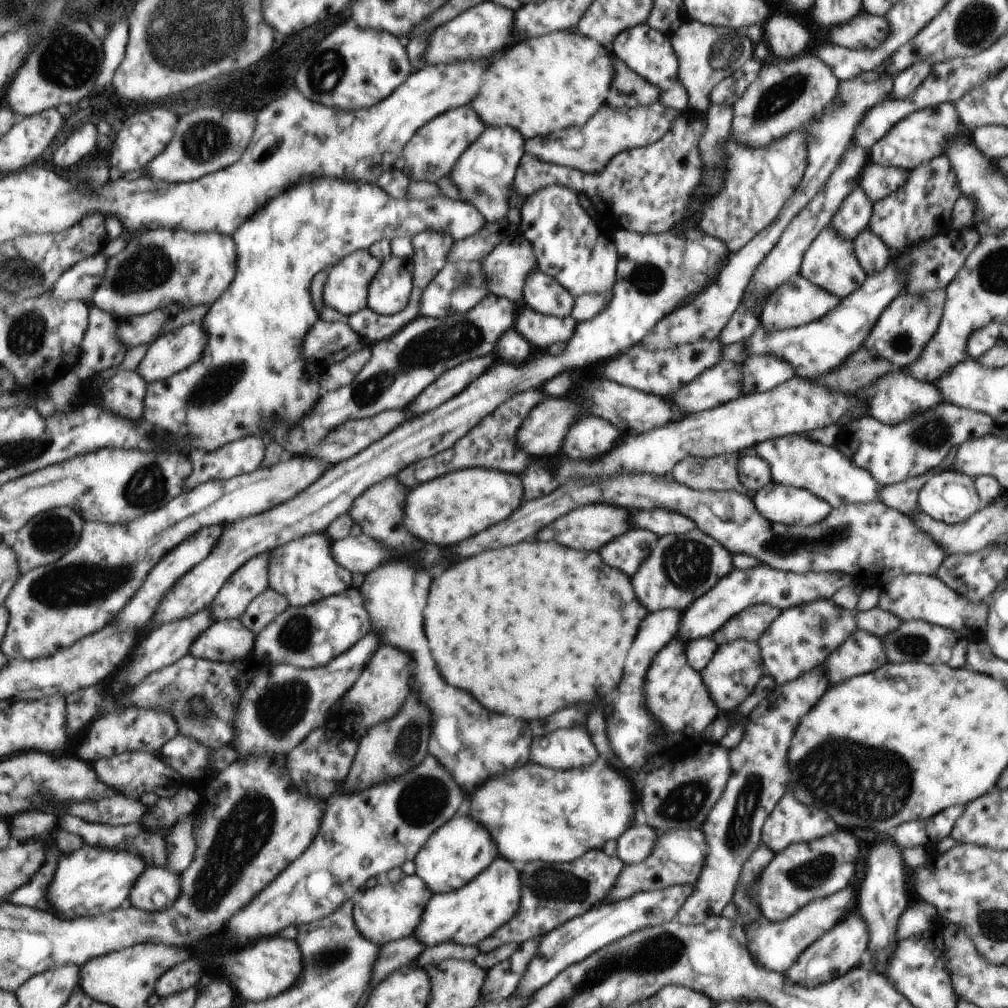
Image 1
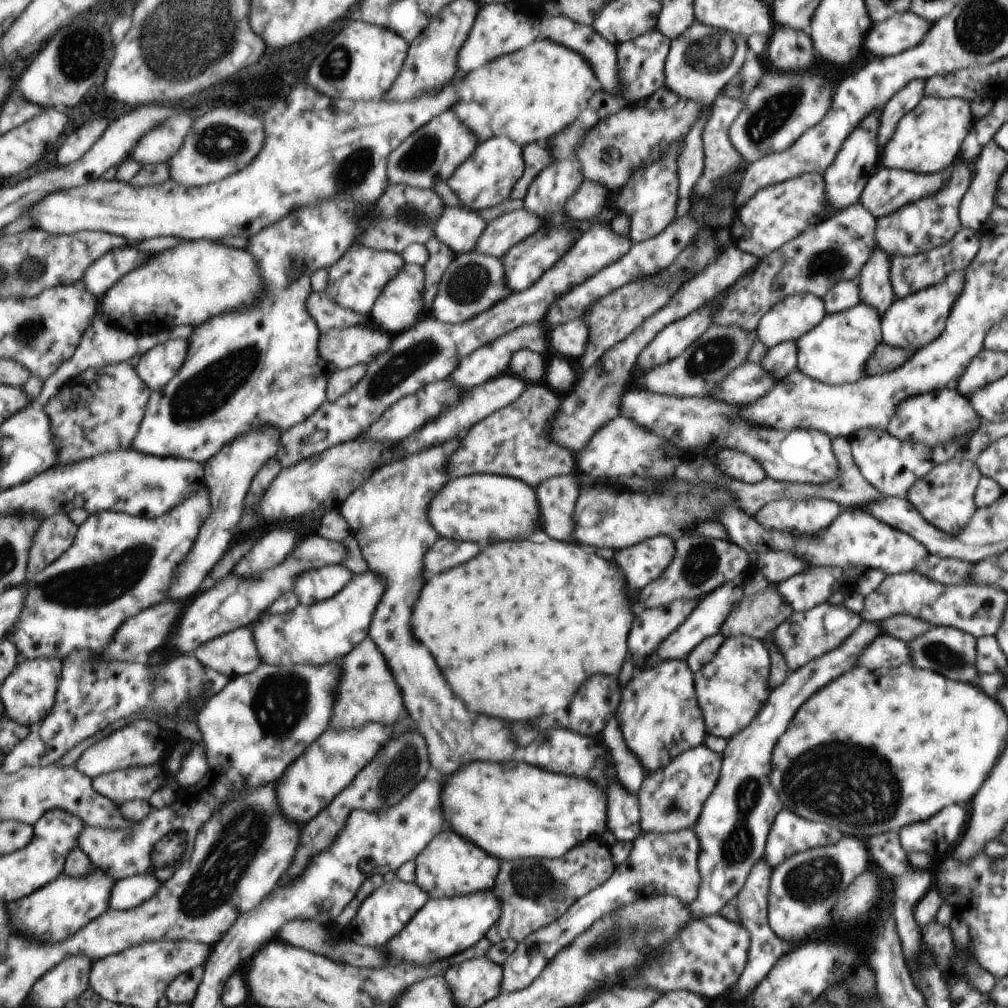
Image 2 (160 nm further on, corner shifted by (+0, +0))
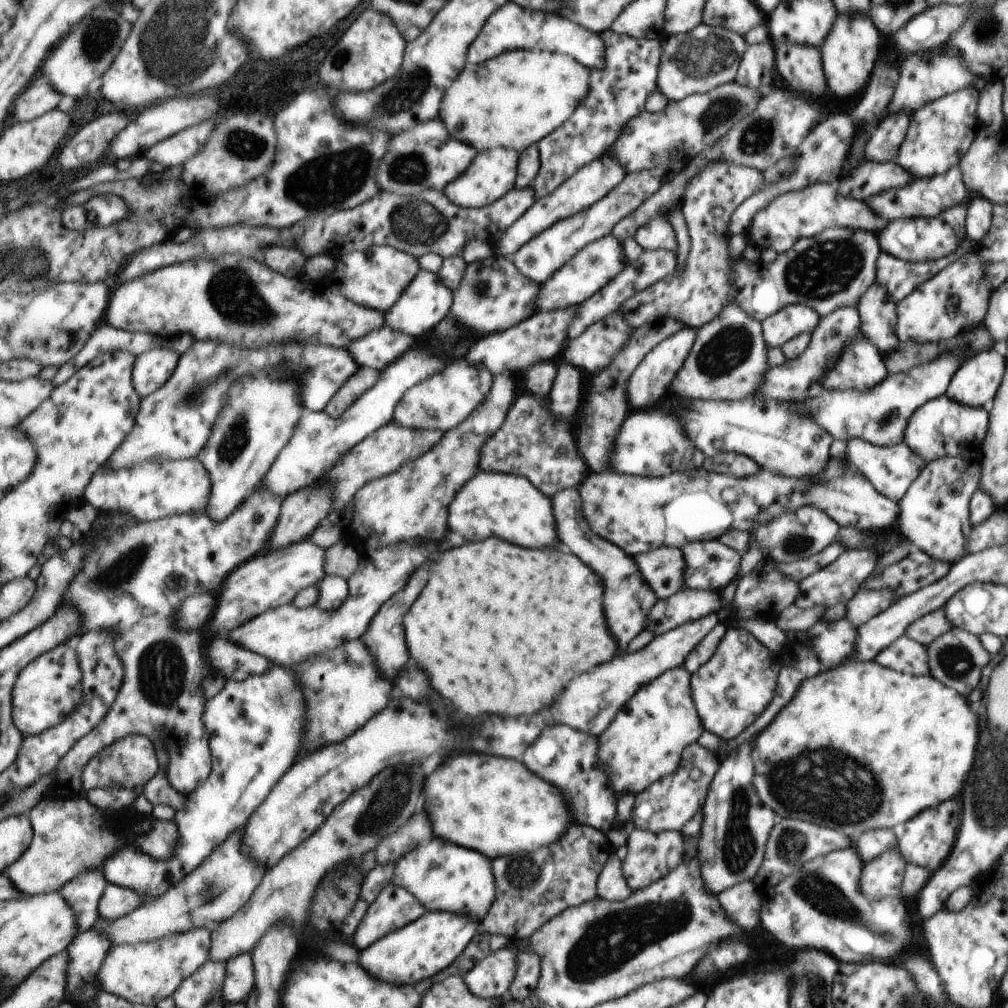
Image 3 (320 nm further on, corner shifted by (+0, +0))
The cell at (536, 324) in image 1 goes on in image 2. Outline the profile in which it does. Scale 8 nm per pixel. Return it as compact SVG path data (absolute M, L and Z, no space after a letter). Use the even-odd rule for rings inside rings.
M573 320L564 324L567 326L555 325L549 332L549 348L567 358L581 358L588 344L589 328L583 320Z

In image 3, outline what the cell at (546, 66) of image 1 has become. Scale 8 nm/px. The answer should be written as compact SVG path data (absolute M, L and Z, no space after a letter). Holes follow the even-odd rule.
M519 50L491 58L485 64L485 72L477 74L477 82L473 82L475 72L469 63L458 75L459 82L447 90L443 110L439 110L439 118L447 122L451 136L467 142L479 153L499 147L520 153L553 133L569 118L575 106L587 94L589 69L568 56L545 50Z

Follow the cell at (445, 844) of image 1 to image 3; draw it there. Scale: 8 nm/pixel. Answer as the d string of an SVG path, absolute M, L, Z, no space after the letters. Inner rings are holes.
M435 836L427 844L417 845L396 860L392 883L410 891L429 912L445 911L470 918L475 923L483 922L494 902L493 862L477 851Z

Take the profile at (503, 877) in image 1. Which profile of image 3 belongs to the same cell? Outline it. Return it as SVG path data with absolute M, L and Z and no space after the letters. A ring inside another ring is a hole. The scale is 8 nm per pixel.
M426 911L417 920L386 934L378 941L359 951L359 966L367 970L375 980L392 985L403 985L425 981L434 974L449 968L458 954L473 940L481 923L470 918L445 911Z

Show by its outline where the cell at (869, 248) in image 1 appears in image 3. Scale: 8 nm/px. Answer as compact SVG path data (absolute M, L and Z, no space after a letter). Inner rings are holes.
M873 282L859 296L856 310L860 321L859 331L875 344L880 356L889 354L899 341L894 334L895 303L885 292L885 288L879 286L877 282Z

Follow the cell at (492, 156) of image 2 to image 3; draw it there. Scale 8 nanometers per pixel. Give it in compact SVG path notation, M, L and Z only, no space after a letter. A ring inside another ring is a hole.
M505 147L480 152L467 172L451 181L442 193L458 207L480 209L501 200L515 186L515 168L518 168L517 152Z

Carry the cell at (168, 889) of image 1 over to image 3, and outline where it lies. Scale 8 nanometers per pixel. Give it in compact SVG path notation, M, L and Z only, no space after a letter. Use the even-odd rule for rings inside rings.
M108 883L98 906L99 918L116 921L135 912L143 904L135 890Z

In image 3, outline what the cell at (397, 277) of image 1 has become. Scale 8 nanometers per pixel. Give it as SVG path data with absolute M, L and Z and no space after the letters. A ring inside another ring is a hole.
M420 268L413 281L410 282L402 296L391 305L384 314L384 324L391 330L399 331L417 338L423 338L426 334L441 324L441 320L449 312L452 306L452 290L443 284L442 279L431 271Z

